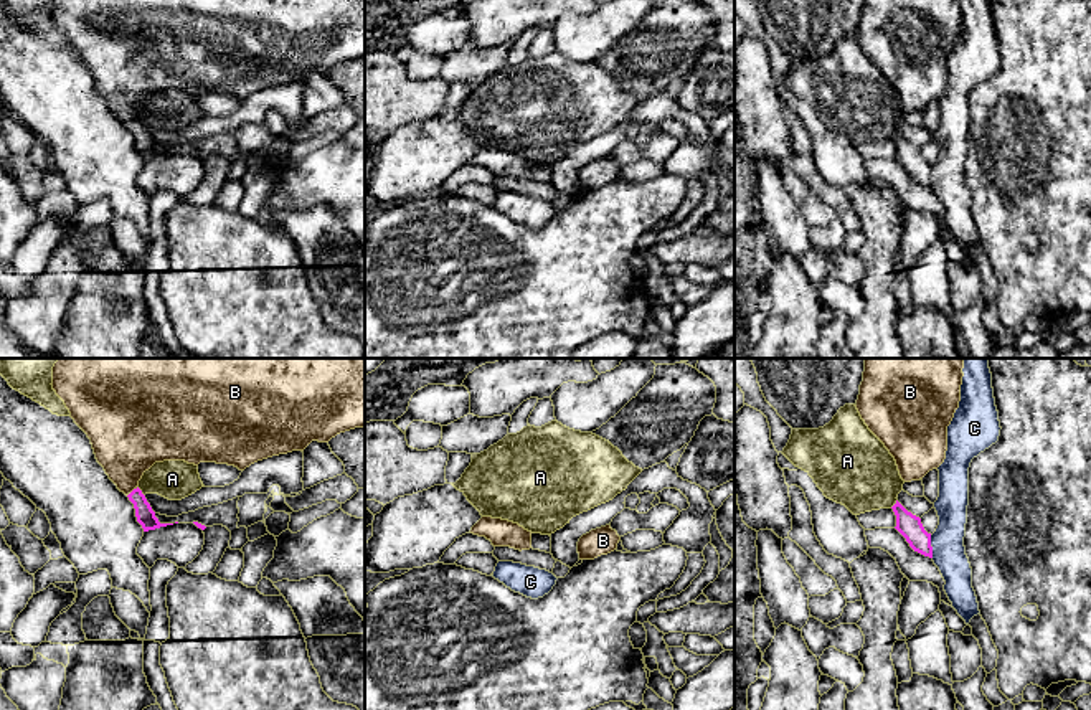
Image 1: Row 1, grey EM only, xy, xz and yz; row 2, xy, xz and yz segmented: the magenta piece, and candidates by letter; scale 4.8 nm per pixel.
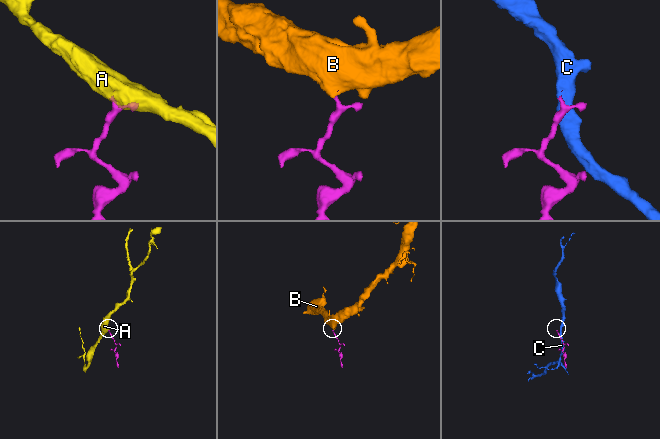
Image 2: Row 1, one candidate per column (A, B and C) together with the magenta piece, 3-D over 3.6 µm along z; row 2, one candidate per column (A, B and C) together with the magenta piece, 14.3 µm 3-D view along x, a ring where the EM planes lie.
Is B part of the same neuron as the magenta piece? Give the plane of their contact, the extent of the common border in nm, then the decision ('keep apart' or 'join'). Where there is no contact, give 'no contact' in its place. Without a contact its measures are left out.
meets magenta in xy; contact 70 nm long; join

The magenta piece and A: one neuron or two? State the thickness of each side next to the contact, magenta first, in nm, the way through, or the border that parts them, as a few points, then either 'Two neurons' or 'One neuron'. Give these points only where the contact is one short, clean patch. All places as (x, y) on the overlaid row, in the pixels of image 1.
Thickness 90 nm (magenta) against 190 nm. Boundary: xy (137, 486), (144, 496). Two neurons

